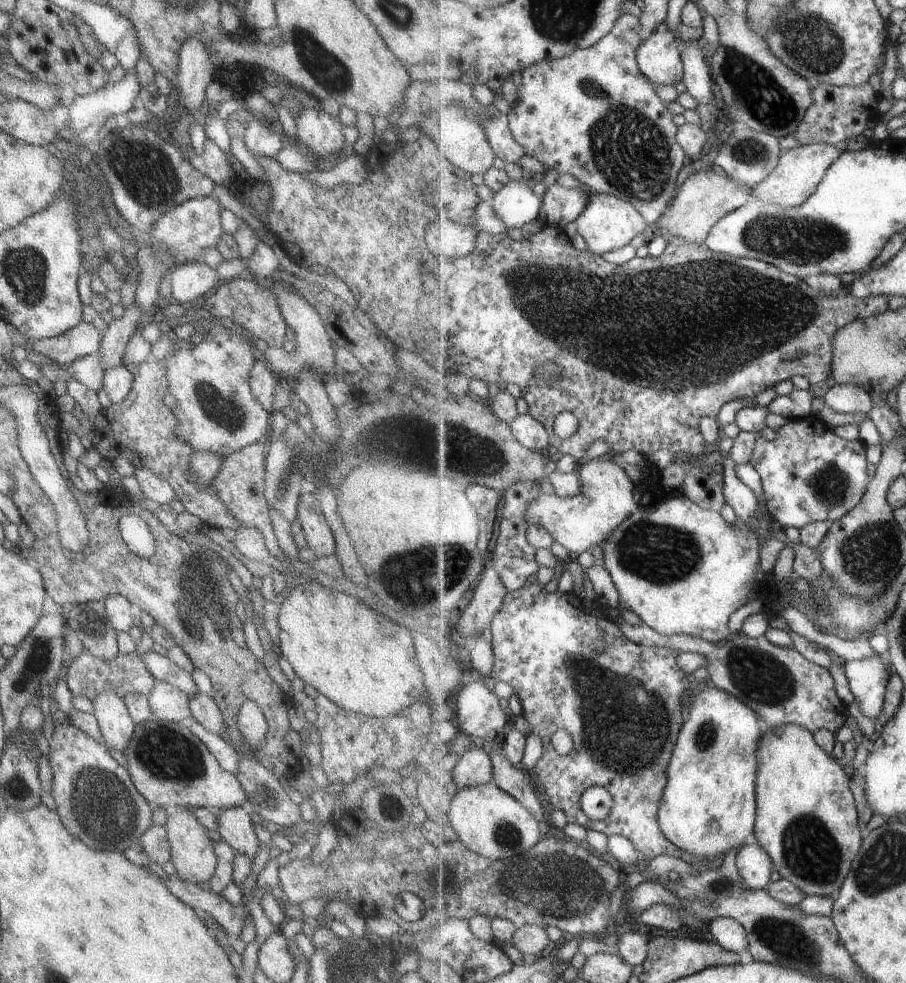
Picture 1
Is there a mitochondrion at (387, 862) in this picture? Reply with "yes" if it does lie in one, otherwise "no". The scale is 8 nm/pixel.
no

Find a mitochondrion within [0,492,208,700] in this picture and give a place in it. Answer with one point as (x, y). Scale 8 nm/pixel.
(38, 659)

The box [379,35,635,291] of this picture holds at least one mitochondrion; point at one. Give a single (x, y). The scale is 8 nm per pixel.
(473, 109)

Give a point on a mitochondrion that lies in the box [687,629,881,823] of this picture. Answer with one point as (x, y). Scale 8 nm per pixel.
(755, 672)

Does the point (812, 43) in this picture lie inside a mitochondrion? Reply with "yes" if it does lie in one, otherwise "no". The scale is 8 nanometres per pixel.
yes

